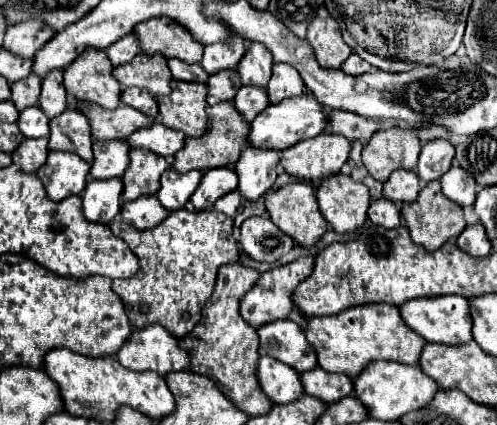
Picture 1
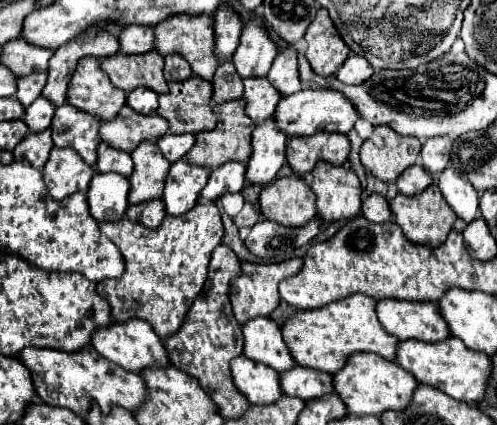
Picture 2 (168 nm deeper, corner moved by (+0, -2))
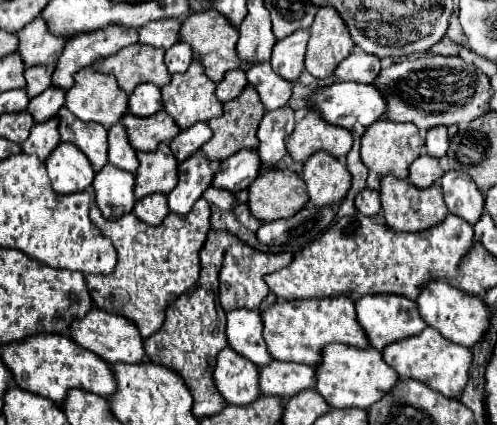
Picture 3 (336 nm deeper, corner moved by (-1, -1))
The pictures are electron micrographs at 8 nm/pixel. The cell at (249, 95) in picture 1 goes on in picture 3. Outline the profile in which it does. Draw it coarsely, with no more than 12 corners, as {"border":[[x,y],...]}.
{"border":[[270,63],[252,65],[248,83],[266,111],[288,103],[292,83],[274,75]]}

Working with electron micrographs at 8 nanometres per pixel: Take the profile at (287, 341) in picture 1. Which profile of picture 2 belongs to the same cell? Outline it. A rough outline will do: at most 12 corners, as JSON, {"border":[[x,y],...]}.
{"border":[[271,318],[243,324],[243,354],[277,372],[295,366]]}

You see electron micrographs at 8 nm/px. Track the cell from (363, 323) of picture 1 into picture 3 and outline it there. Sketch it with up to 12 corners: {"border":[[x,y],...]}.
{"border":[[346,295],[278,301],[262,313],[278,361],[316,367],[322,349],[368,349]]}

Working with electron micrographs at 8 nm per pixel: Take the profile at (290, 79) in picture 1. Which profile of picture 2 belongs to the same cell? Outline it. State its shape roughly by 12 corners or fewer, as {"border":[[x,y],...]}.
{"border":[[279,50],[267,78],[283,96],[303,88],[297,50]]}

